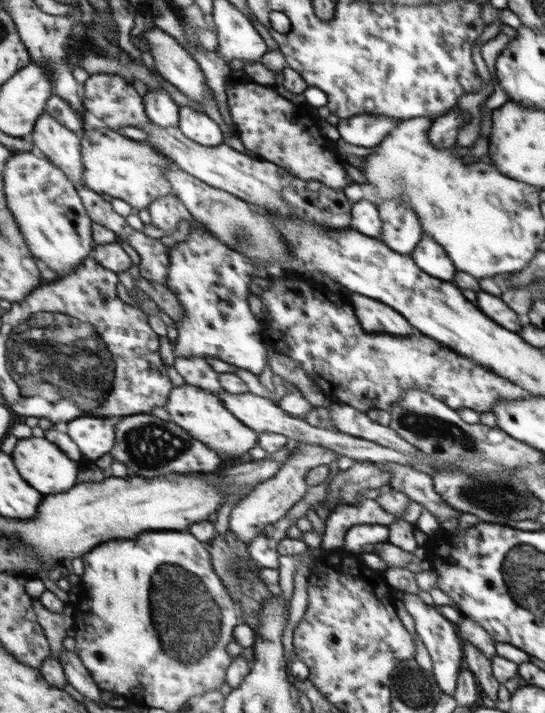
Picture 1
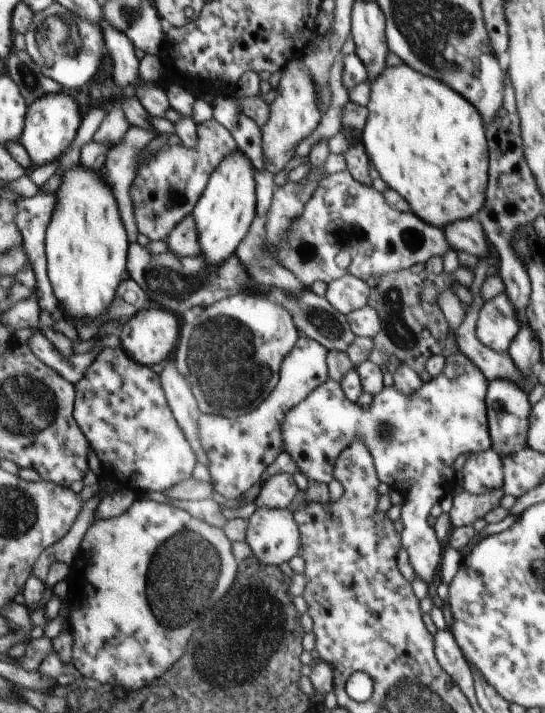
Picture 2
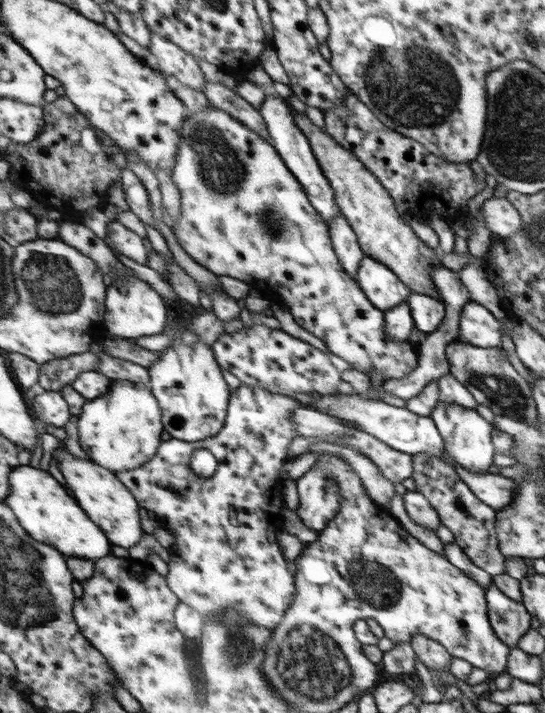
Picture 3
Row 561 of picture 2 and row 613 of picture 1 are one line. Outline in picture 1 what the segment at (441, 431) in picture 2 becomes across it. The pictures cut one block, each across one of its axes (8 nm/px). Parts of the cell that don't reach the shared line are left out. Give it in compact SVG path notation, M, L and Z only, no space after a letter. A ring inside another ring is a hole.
M404 591L404 606L410 612L410 616L414 620L415 632L422 644L427 648L433 662L431 672L441 690L441 693L448 693L454 696L456 690L456 678L459 678L460 664L462 664L462 646L460 646L460 638L454 630L454 624L450 620L446 620L434 605L428 606L420 596L416 593L407 593Z

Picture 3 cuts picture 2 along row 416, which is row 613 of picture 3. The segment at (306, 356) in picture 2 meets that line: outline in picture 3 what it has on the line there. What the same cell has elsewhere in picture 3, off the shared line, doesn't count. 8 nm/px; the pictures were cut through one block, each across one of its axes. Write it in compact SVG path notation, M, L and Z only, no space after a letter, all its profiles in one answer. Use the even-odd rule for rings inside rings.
M243 383L234 390L227 424L220 431L218 436L200 442L186 442L179 438L172 437L167 441L163 441L159 453L142 468L127 470L127 472L116 472L122 479L122 482L130 488L130 491L136 496L136 499L139 500L139 504L144 509L152 511L156 516L168 518L168 526L166 526L166 529L170 530L177 538L176 545L174 548L170 549L172 558L169 562L170 571L167 575L168 582L171 584L172 590L175 590L176 594L179 594L181 600L193 606L196 610L199 610L205 616L206 621L208 621L208 619L216 619L216 617L220 617L221 620L223 620L232 610L237 610L242 617L248 619L248 622L254 623L260 627L276 630L287 617L287 612L291 609L292 603L298 595L297 577L290 572L290 564L288 564L288 560L286 560L286 556L284 556L284 552L282 552L282 548L280 548L279 536L286 532L284 528L286 526L286 520L284 520L283 514L284 510L287 508L286 494L284 494L284 492L286 492L286 488L284 488L286 478L282 478L280 474L282 474L284 466L286 466L286 463L290 460L289 450L291 442L296 437L300 436L297 424L293 419L293 410L302 406L303 404L299 402L297 398L294 398L293 395L273 393L268 389L256 388L255 386ZM202 449L211 450L218 457L220 466L218 467L217 473L210 478L204 478L202 475L190 476L188 480L176 478L176 476L174 476L174 464L176 464L176 466L178 466L178 464L190 464L190 462L193 461L193 454L197 450Z

